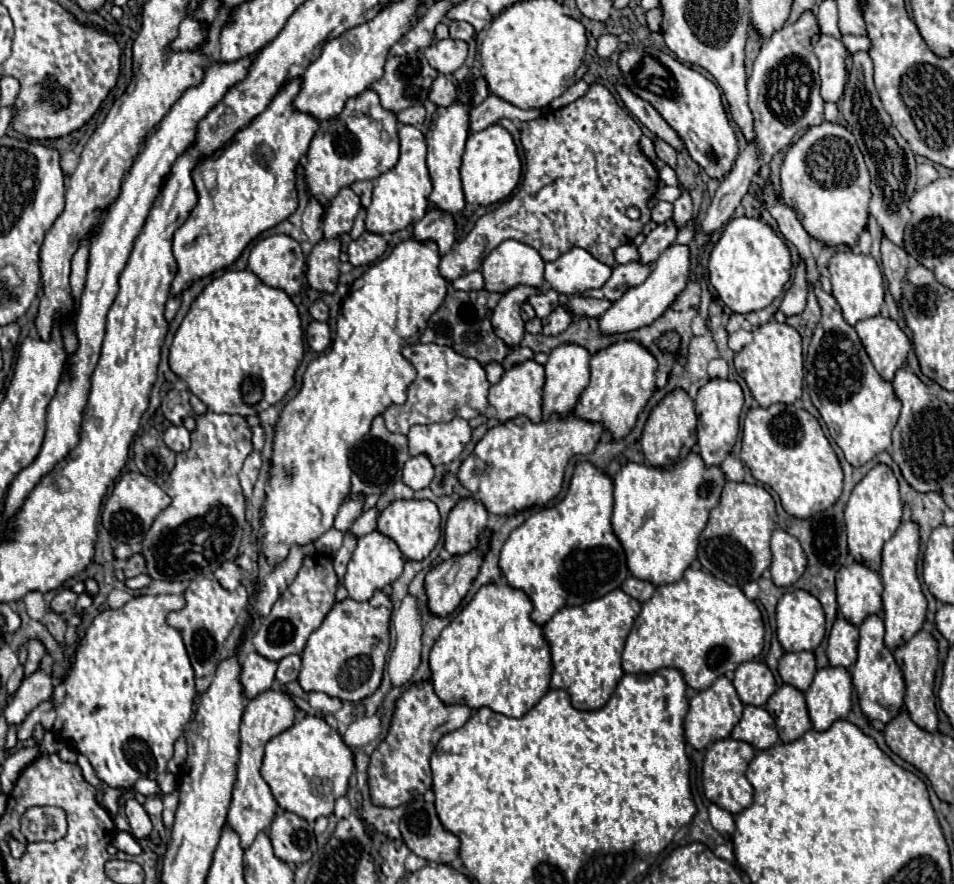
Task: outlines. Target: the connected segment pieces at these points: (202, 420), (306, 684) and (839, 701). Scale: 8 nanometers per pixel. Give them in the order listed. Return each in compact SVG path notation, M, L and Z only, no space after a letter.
M207 413L197 419L197 429L191 433L191 449L177 455L177 465L163 483L163 491L171 497L171 505L157 515L143 539L143 557L147 575L161 581L191 581L195 577L211 575L223 561L235 559L245 527L245 499L237 479L245 457L253 451L251 429L241 415Z
M377 591L369 601L363 603L349 597L335 603L321 627L311 633L301 653L303 669L299 673L299 685L303 691L319 691L351 703L359 703L361 699L373 695L381 683L385 657L389 651L391 611L393 603L383 591Z
M825 667L817 671L811 687L805 691L811 723L815 731L827 731L837 719L851 711L851 675L843 667Z

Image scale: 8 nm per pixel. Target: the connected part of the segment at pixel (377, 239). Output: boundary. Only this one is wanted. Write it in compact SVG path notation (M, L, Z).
M365 231L357 241L351 241L347 253L349 253L349 263L353 267L365 267L379 259L387 249L387 243L381 235Z

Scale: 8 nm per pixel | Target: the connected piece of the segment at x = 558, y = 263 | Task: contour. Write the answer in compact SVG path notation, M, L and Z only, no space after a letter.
M573 247L545 265L547 285L565 295L581 295L587 289L599 289L609 275L611 267L581 247Z

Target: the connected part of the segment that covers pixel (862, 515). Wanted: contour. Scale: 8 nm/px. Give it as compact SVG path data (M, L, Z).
M887 465L873 467L853 489L847 509L845 509L845 527L847 527L847 545L855 561L867 565L869 569L879 571L881 549L895 535L901 525L903 505L899 499L899 485L893 471Z

